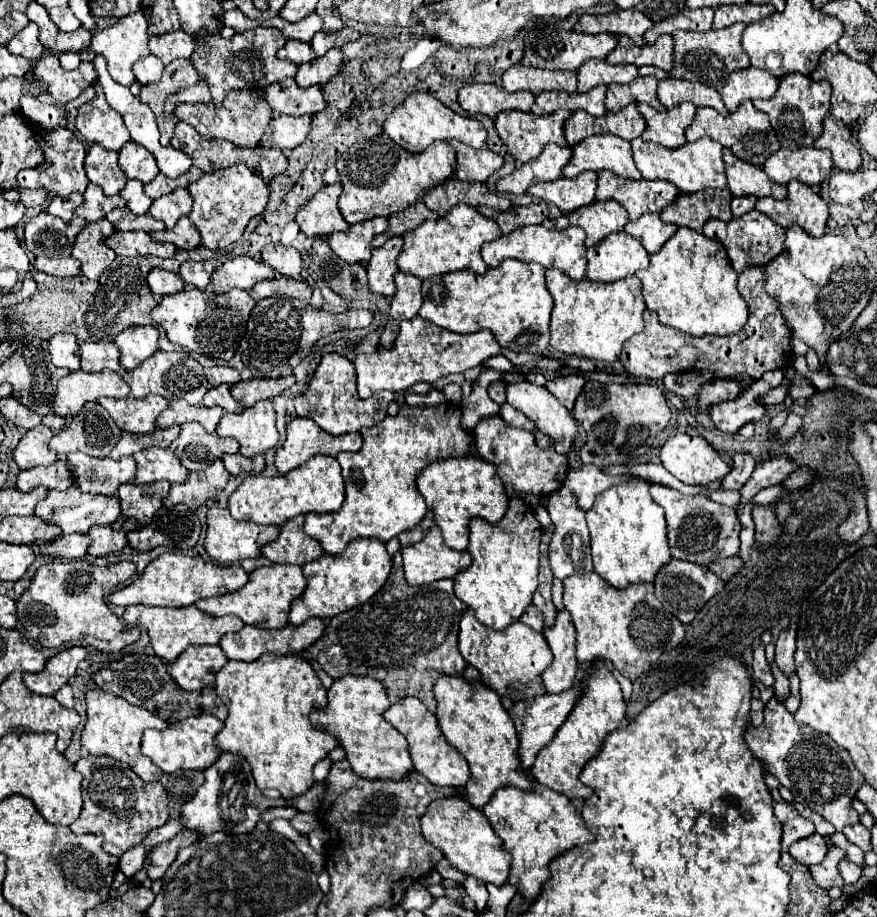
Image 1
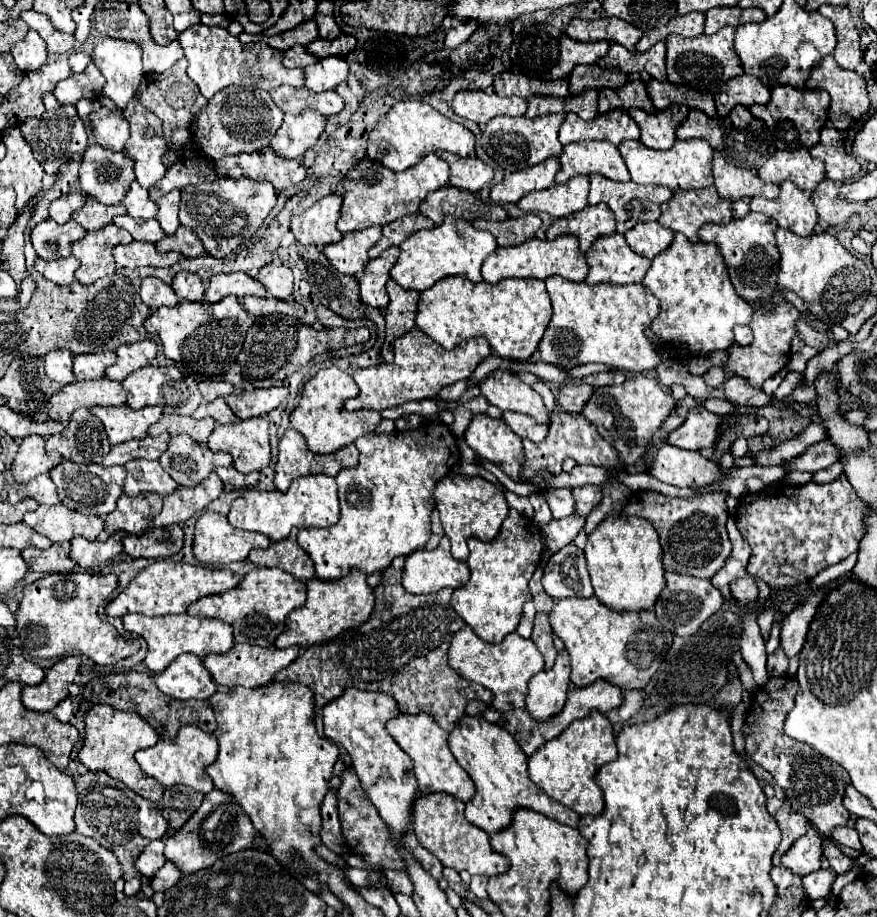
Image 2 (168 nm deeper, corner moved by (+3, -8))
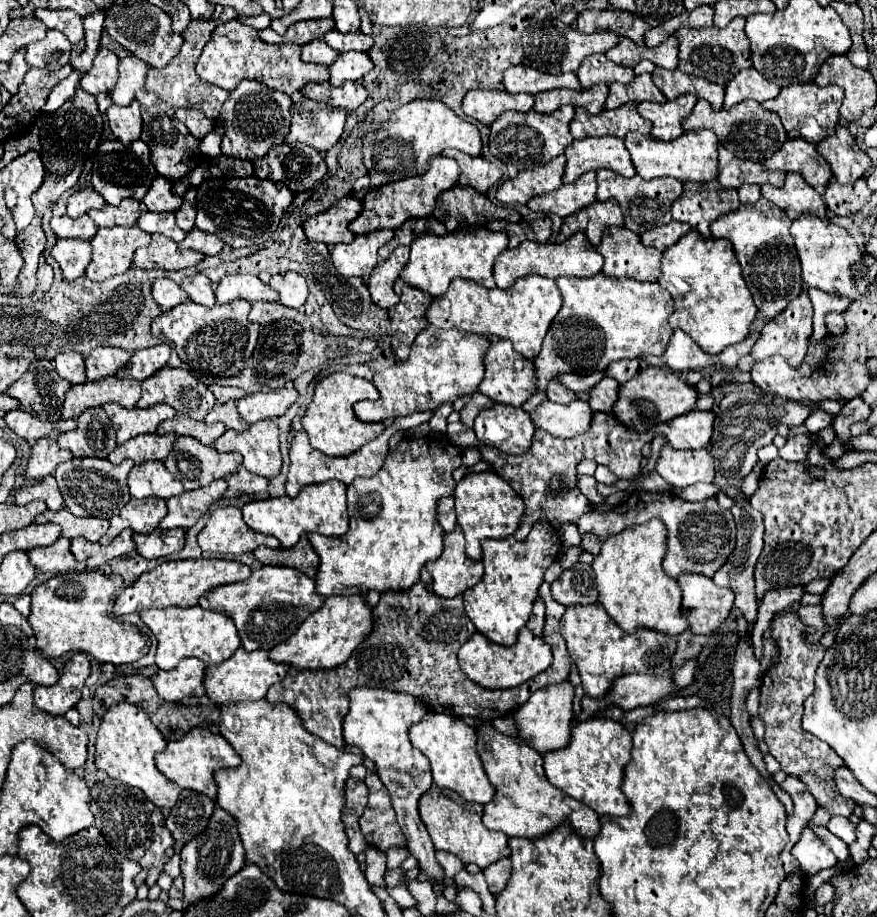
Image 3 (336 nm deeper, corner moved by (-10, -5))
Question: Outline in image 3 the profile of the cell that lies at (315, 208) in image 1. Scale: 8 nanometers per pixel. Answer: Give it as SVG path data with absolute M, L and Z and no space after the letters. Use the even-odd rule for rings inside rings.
M347 195L335 205L331 205L327 211L305 219L303 231L309 241L319 241L325 243L327 247L337 243L349 243L355 237L349 231L349 223L361 213L361 209L363 209L361 199Z

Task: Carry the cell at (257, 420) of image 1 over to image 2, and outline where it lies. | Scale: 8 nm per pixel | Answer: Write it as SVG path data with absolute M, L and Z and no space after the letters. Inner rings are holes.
M248 418L234 424L216 424L208 438L212 452L226 450L234 458L234 468L242 474L262 470L270 462L268 418Z

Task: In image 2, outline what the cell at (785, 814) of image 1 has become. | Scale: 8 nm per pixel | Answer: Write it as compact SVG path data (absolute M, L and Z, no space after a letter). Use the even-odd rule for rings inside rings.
M770 798L770 800L768 800L768 810L770 810L770 814L776 818L776 822L778 822L780 830L782 830L782 842L780 842L776 854L774 854L774 860L772 860L774 864L780 864L780 858L784 856L784 852L786 852L800 836L804 836L804 832L808 832L808 828L810 828L810 822L808 822L804 816L800 816L798 812L794 812L794 810L790 810L790 808L782 810L782 806L778 806L778 804L788 804L788 802L782 802L782 800L778 800L778 798Z

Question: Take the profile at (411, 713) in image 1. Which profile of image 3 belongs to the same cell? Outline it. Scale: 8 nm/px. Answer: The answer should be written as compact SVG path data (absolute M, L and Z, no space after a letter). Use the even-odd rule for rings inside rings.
M429 713L419 723L415 723L409 729L411 745L417 747L429 761L433 771L433 781L441 789L451 789L459 793L465 801L481 803L485 805L489 799L493 799L495 789L491 781L487 779L481 759L477 755L477 733L473 727L465 725L457 717L449 717L445 713Z

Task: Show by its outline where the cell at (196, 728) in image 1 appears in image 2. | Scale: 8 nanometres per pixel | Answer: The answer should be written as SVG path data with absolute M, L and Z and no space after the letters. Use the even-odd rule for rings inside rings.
M192 724L192 726L182 726L174 738L160 738L156 746L138 750L136 762L148 776L156 778L164 788L184 784L184 786L196 788L202 794L208 794L214 788L214 784L212 784L212 780L208 780L204 766L212 764L216 760L216 754L218 754L216 736L210 732L204 732Z

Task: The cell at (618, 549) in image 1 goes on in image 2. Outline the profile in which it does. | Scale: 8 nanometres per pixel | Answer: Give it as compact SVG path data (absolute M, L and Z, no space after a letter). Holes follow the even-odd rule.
M624 514L606 516L594 532L588 534L584 554L594 594L602 604L612 610L646 610L654 606L664 588L664 566L656 530L648 520Z

